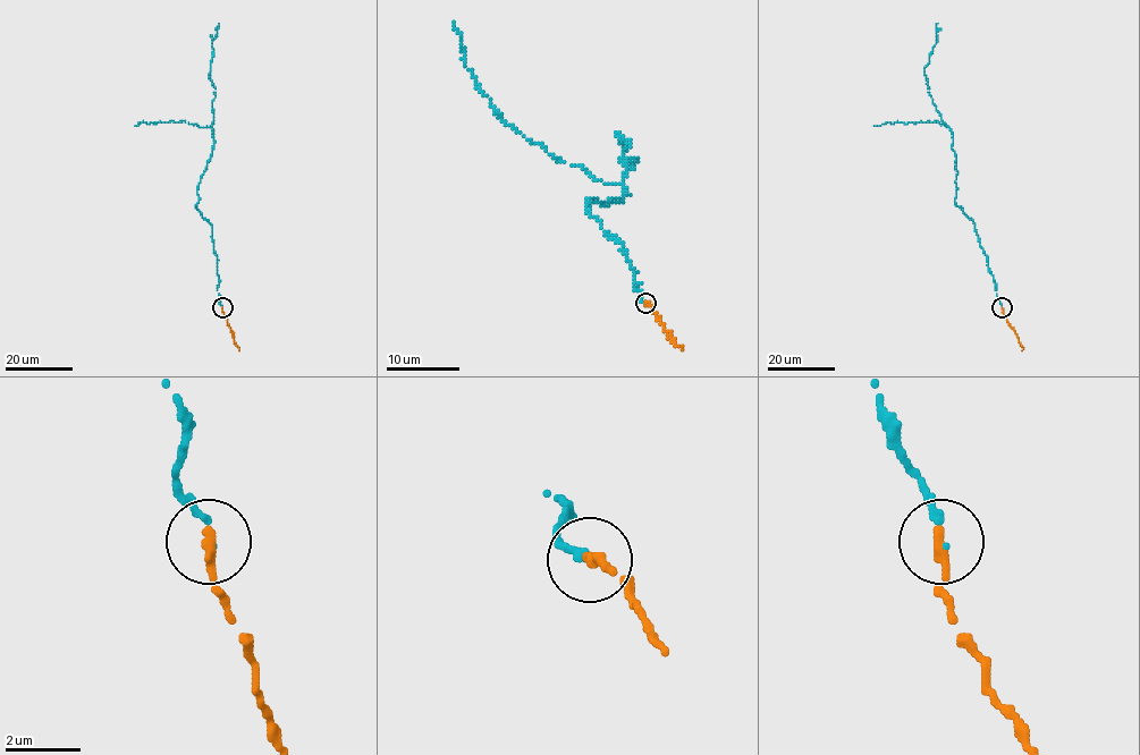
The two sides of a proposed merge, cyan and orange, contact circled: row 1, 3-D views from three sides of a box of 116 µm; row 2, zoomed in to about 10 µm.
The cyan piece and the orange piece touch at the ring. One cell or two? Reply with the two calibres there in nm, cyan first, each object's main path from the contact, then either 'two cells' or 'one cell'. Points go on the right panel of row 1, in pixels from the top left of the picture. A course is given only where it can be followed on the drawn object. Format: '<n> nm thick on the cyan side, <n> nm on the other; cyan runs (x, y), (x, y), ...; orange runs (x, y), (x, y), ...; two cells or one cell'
140 nm thick on the cyan side, 320 nm on the other; cyan runs (1003, 308), (974, 223), (955, 200), (956, 157), (951, 147), (951, 129), (937, 121), (875, 125); orange runs (1002, 307), (1022, 350); one cell

